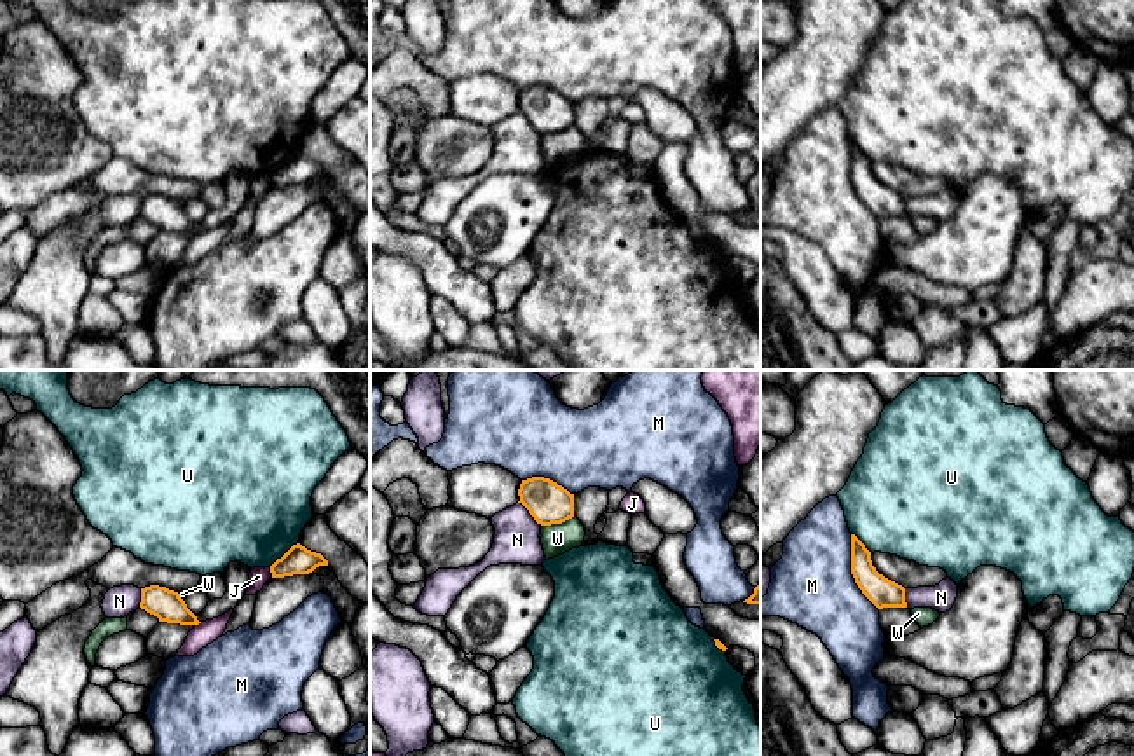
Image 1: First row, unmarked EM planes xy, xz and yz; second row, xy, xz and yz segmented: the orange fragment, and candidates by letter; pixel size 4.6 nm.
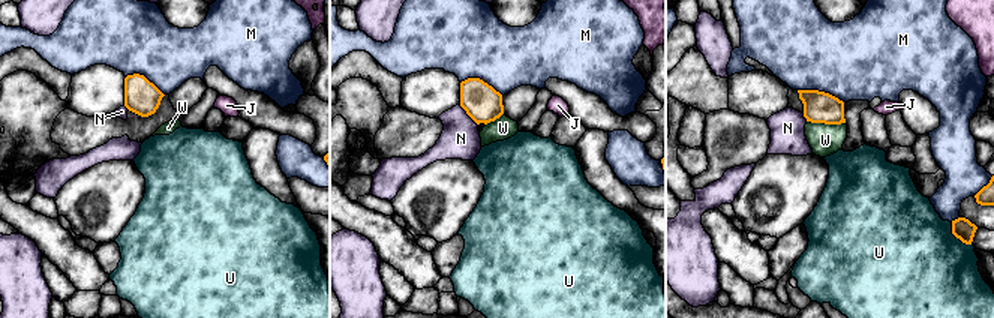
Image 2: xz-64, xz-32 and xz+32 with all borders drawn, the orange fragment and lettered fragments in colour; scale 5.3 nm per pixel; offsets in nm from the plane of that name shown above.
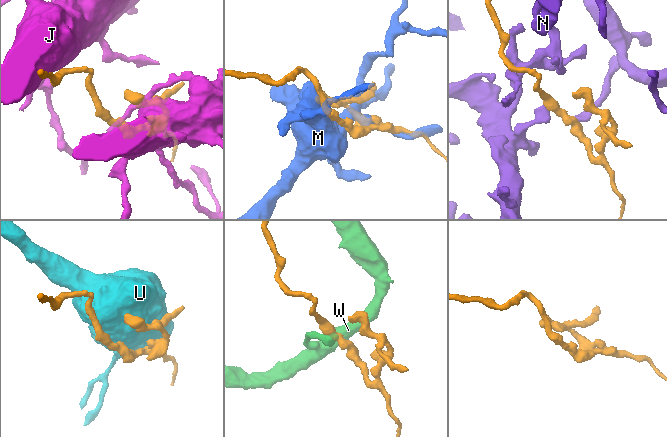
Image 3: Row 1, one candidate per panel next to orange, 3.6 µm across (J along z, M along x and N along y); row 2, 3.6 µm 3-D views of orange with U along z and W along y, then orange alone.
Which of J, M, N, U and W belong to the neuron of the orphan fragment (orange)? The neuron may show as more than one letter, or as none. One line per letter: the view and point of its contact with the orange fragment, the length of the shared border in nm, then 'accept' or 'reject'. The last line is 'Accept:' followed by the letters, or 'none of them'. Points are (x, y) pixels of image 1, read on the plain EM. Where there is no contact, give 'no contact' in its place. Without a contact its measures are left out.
J: meets orange in xy at (271, 180); contact 50 nm long; reject
M: meets orange in yz at (852, 182); contact 380 nm long; accept
N: meets orange in xz at (529, 121); contact 160 nm long; reject
U: meets orange in xy at (285, 163); contact 180 nm long; reject
W: meets orange in xz at (557, 131); contact 160 nm long; reject
Accept: M

